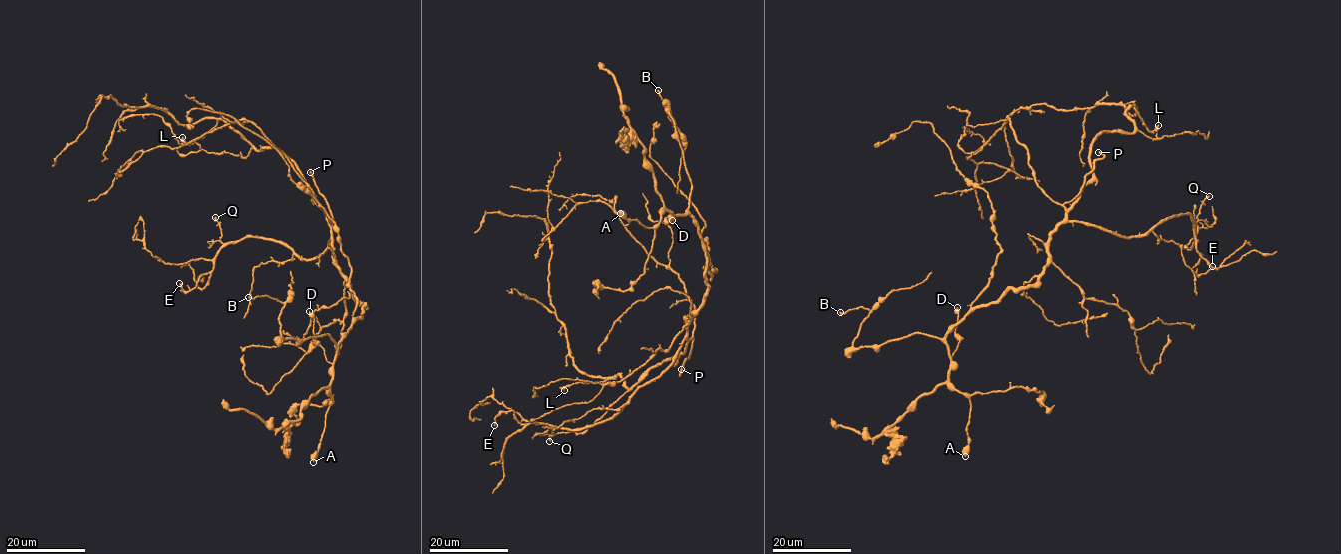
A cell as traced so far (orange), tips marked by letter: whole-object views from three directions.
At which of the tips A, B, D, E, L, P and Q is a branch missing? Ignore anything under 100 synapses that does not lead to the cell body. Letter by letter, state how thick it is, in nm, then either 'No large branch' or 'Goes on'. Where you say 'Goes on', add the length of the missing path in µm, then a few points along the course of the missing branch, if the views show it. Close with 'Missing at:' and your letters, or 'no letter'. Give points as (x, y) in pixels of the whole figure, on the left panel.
A: Thickness 480 nm. No large branch
B: Thickness 240 nm. No large branch
D: Thickness 360 nm. No large branch
E: Thickness 190 nm. No large branch
L: Thickness 280 nm. No large branch
P: Thickness 240 nm. Goes on. Missing length about 80 µm. Course of what is missing: (310, 172), (297, 150), (309, 137), (321, 72), (302, 62), (285, 74), (267, 63), (309, 29)
Q: Thickness 240 nm. No large branch
Missing at: P

